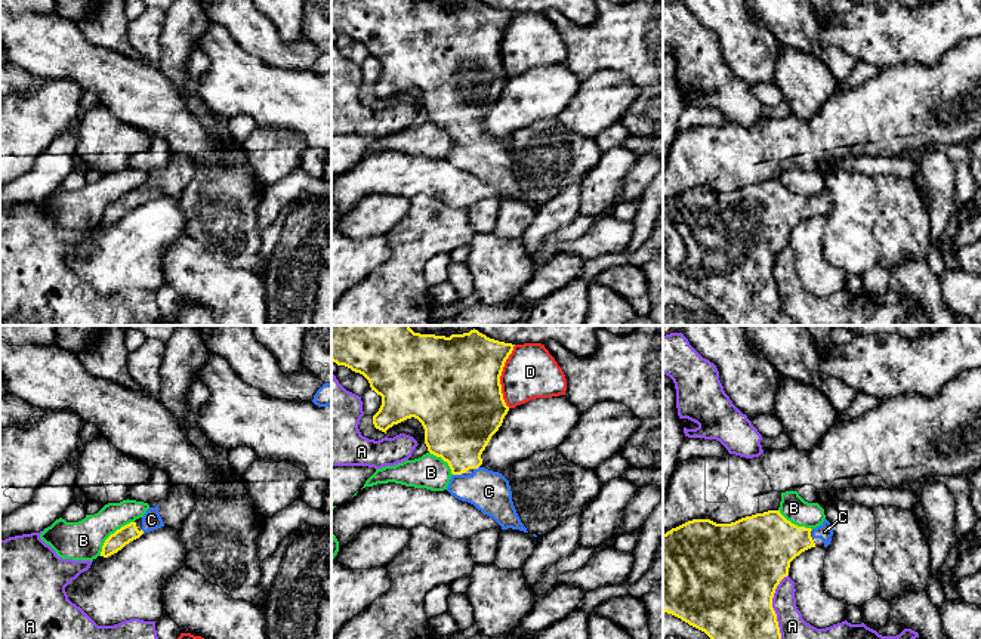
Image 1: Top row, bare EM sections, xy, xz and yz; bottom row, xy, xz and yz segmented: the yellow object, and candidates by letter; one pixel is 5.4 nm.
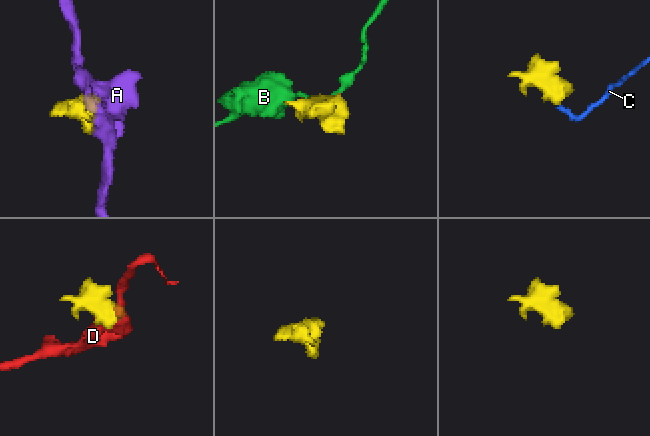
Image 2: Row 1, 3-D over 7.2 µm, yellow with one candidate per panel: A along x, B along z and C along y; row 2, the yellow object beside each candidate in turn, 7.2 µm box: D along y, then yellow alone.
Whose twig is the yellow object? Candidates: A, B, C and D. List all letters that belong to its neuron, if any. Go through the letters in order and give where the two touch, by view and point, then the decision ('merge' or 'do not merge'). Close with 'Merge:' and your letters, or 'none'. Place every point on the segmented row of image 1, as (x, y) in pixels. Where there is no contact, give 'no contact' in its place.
A: yz (771, 607) | do not merge
B: xy (111, 534) | do not merge
C: xz (457, 474) | merge
D: xz (500, 374) | do not merge
Merge: C

